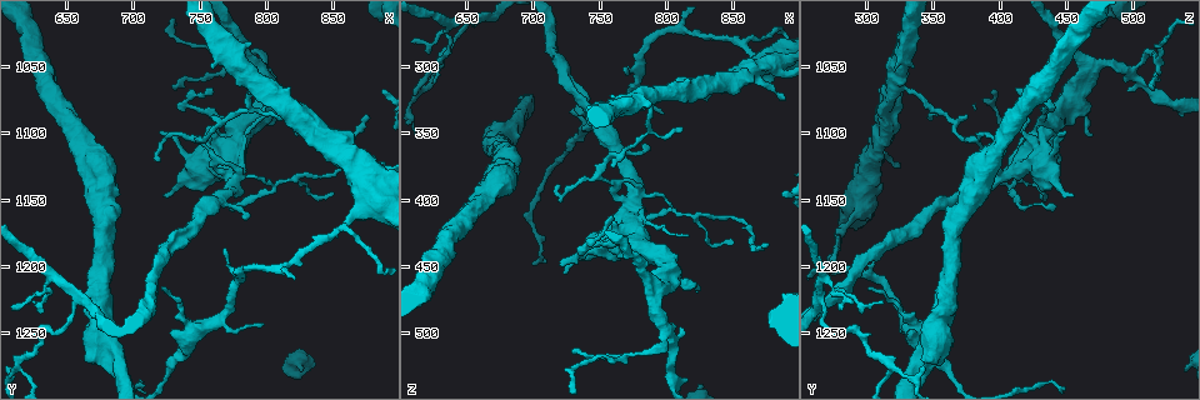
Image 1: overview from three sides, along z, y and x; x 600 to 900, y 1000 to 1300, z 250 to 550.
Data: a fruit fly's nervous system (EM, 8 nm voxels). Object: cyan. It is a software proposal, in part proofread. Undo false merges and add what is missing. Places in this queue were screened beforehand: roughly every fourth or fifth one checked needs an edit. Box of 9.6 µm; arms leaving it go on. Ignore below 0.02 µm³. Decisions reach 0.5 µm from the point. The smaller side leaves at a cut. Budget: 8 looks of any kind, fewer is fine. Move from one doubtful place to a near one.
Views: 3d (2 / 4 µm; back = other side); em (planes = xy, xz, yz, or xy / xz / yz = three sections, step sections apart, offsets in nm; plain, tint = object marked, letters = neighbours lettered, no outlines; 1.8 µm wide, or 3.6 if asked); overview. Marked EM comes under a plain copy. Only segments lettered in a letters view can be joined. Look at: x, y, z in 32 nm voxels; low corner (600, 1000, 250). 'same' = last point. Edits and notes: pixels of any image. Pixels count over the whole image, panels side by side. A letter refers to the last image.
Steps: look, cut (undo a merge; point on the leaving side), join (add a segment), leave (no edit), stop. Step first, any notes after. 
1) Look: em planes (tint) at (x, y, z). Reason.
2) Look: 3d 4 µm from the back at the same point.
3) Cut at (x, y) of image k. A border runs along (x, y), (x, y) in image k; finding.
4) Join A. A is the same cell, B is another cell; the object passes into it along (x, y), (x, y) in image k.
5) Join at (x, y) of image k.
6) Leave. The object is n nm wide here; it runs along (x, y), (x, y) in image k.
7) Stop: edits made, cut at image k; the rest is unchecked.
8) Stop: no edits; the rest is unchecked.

Look: em planes (letters) at (772, 1130, 400). Looks like a crossing.

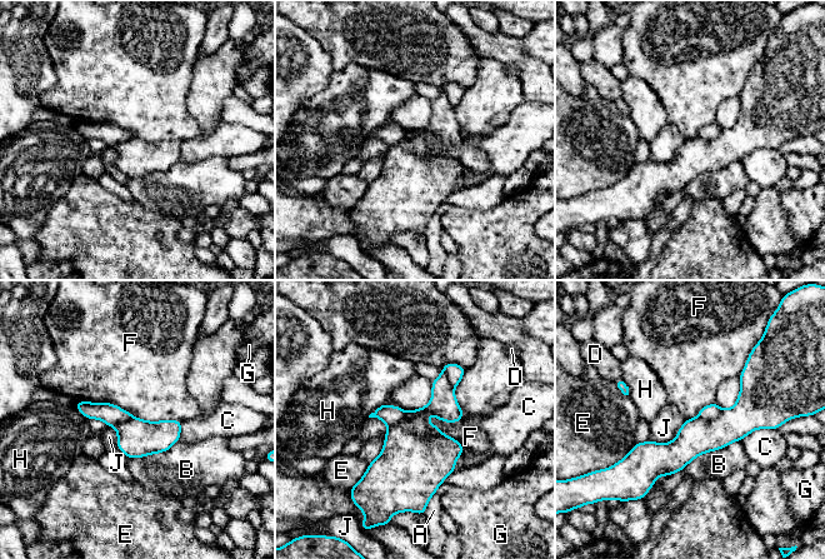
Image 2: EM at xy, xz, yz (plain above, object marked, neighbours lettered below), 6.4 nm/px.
Cut at (695, 437) of image 2. The longest contact is with F, 700 nm; A, B, C, D, E, F, G, H and J are other cells; a second neuron is stuck on.

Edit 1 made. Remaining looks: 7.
Look: em planes (letters) at (886, 1130, 300). Calibre changes.

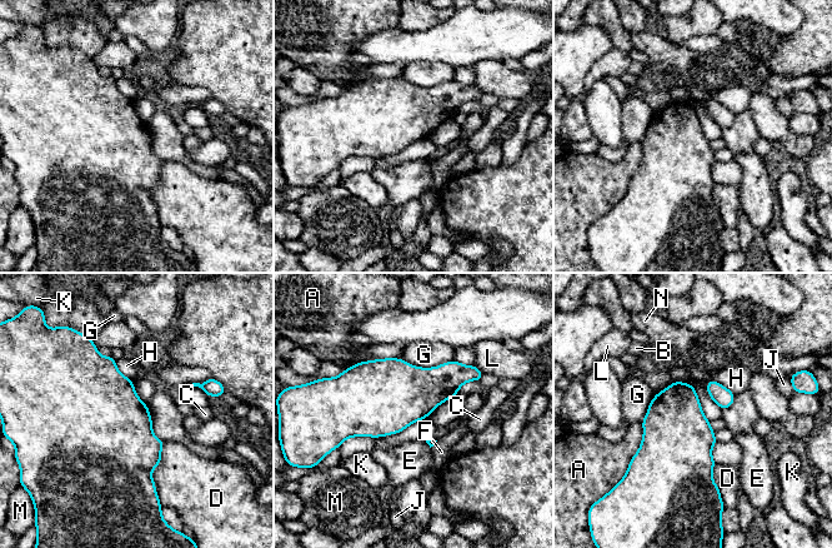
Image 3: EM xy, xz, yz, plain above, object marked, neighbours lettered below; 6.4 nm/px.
Leave. The object is 420 nm wide here; A, B, C, D, E, F, G, H, J, K, L, M and N are other cells; a border runs along (735, 394), (733, 402), (722, 409) in image 3; continuous, no second neuron.

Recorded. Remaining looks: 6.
Stop: edits made, cut at image 2; the rest is unchecked.

